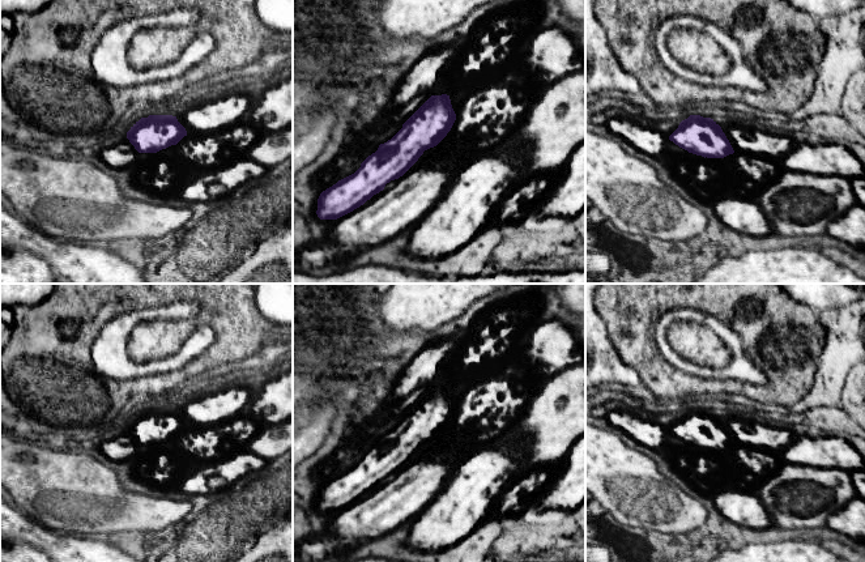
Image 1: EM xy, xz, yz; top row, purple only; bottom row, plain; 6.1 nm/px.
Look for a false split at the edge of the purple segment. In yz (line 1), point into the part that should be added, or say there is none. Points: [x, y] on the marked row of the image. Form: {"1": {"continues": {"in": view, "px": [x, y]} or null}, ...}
{"1": {"continues": null}}

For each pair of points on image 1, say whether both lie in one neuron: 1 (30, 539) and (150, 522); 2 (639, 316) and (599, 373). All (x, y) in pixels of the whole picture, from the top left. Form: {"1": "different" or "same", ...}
{"1": "different", "2": "different"}

